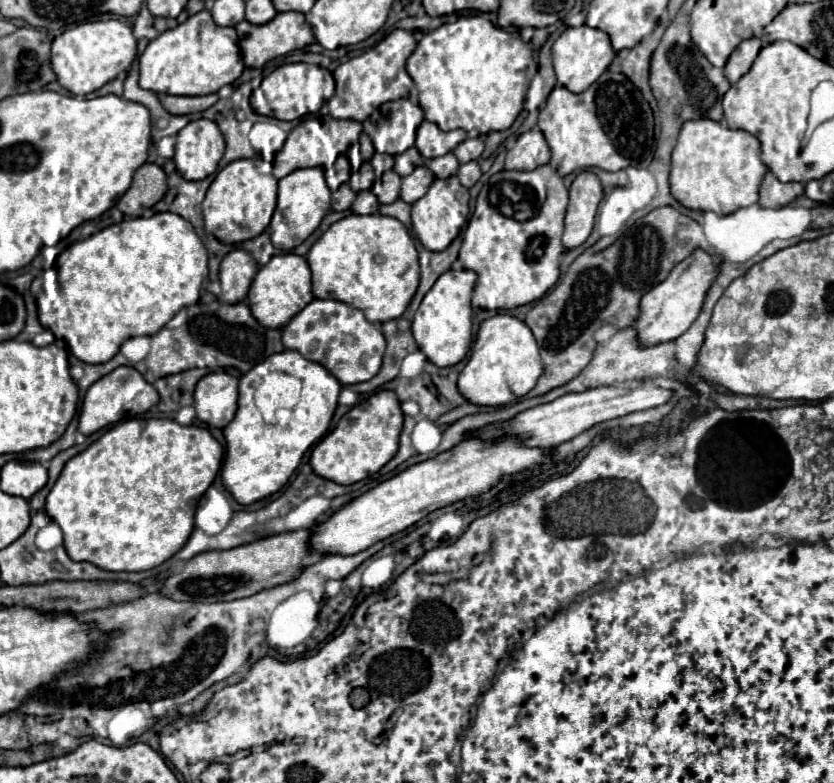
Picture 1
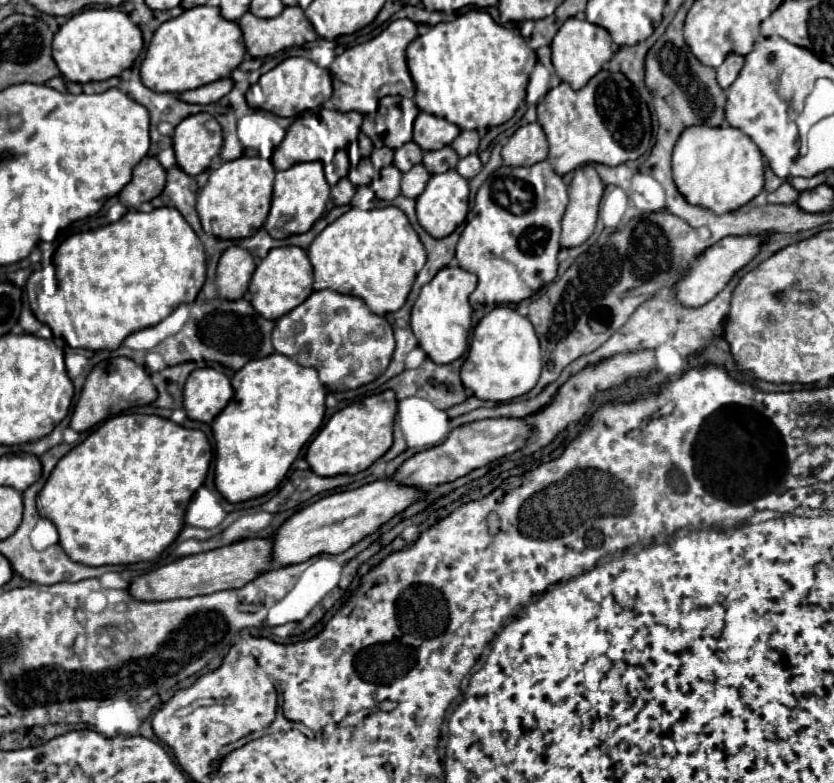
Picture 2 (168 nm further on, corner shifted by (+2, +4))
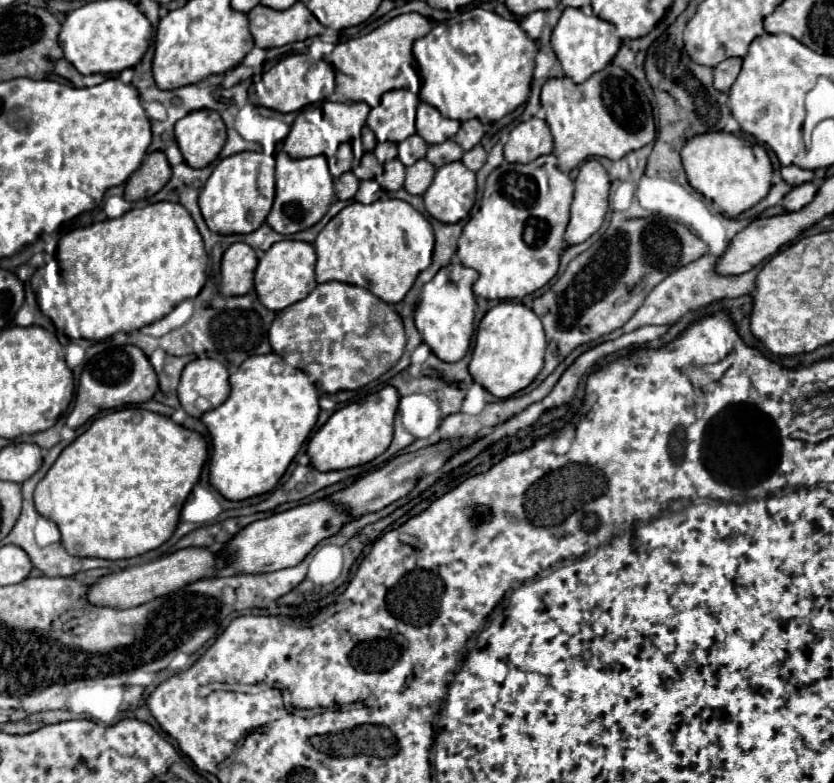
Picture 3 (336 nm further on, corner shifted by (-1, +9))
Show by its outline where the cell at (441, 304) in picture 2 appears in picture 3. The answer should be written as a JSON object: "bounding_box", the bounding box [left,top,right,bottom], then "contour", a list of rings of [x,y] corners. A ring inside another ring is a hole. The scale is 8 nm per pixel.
{"bounding_box":[415,263,479,363],"contour":[[[449,263],[439,273],[423,285],[419,295],[419,303],[415,307],[415,325],[423,337],[423,341],[431,347],[431,351],[447,363],[455,363],[465,357],[471,345],[473,323],[475,323],[476,297],[473,293],[473,283],[479,273],[475,269],[463,267],[459,263]]]}

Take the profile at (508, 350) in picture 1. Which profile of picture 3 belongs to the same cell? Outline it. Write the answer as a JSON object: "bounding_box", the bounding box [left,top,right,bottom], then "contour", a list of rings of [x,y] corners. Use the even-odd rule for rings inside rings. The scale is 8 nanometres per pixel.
{"bounding_box":[469,301,545,399],"contour":[[[501,301],[485,313],[477,327],[475,349],[469,363],[469,373],[491,395],[505,399],[525,389],[541,371],[545,355],[545,333],[539,317],[523,303]]]}

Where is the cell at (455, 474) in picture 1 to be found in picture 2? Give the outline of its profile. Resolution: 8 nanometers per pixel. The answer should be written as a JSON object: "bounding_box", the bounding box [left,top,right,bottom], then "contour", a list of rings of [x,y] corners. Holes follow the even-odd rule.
{"bounding_box":[272,478,424,566],"contour":[[[382,478],[356,490],[324,496],[318,502],[296,512],[280,526],[280,530],[274,534],[272,560],[282,566],[290,566],[318,554],[342,554],[344,550],[360,542],[364,536],[376,532],[380,526],[390,522],[396,514],[402,514],[408,506],[424,498],[424,490],[412,490],[412,486],[396,486],[392,478]]]}

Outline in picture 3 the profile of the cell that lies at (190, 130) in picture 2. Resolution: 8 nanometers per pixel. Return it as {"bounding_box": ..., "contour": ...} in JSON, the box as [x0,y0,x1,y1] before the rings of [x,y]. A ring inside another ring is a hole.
{"bounding_box":[175,109,225,169],"contour":[[[199,109],[175,123],[175,139],[185,163],[201,169],[213,163],[225,145],[225,123],[217,111]]]}

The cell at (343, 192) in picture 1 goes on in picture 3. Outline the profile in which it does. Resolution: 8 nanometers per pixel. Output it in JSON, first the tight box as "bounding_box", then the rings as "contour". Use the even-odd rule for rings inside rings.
{"bounding_box":[335,171,359,201],"contour":[[[347,171],[339,179],[335,179],[335,193],[337,193],[337,199],[341,199],[341,201],[353,199],[357,189],[359,189],[359,179],[351,171]]]}

